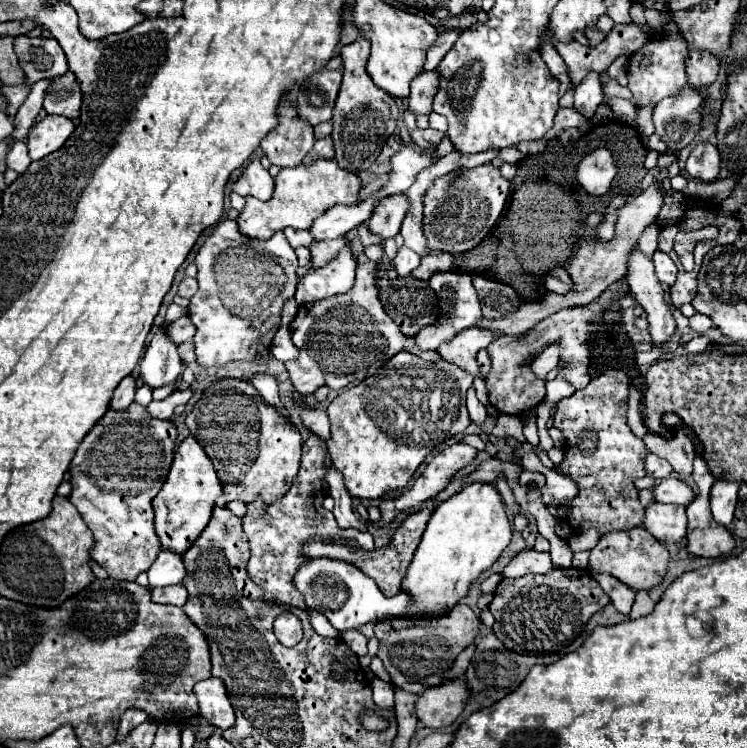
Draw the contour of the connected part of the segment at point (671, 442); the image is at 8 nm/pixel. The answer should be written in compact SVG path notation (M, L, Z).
M683 430L675 432L675 436L671 436L671 438L663 438L659 434L647 432L643 436L643 442L645 442L649 452L665 458L677 474L689 476L693 472L695 448L693 448L691 438Z

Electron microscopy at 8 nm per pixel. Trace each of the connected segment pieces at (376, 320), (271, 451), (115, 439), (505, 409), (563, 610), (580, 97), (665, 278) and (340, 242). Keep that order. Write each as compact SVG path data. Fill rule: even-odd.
M361 252L357 256L357 280L349 292L299 306L299 312L291 322L291 338L301 350L301 356L299 360L285 364L297 392L309 396L323 384L333 390L357 384L367 376L373 376L387 360L405 348L409 338L385 312L379 298L377 274L377 262L371 262Z
M221 378L211 382L211 386L201 392L201 398L195 402L193 410L187 414L185 424L191 430L191 434L201 442L207 456L213 460L215 470L223 482L227 502L231 500L251 502L257 494L261 494L263 502L269 504L289 490L291 480L295 478L299 470L301 444L303 444L301 434L291 424L289 416L283 416L275 406L269 406L263 400L263 396L255 390L253 384L245 380L235 380L235 378Z
M143 406L125 412L107 412L83 438L71 460L73 492L69 500L93 532L91 558L115 580L135 580L161 550L153 528L151 500L161 490L175 448L177 430L169 420L157 420Z
M595 300L589 306L559 310L555 314L551 314L549 318L545 318L543 322L539 322L535 328L531 328L527 334L501 336L501 338L493 340L487 346L489 358L491 358L491 370L489 370L489 376L485 378L491 406L497 412L519 416L519 414L523 414L523 412L527 412L527 410L531 410L543 402L545 380L539 380L533 374L527 360L533 358L535 352L539 352L551 344L555 344L561 352L559 358L561 358L563 366L559 368L559 376L565 378L571 386L575 386L575 390L583 390L583 386L587 386L587 382L591 380L591 376L589 376L589 358L591 358L589 336L599 330L601 314L603 314L603 308Z
M553 568L547 574L503 578L495 590L489 610L495 616L493 632L509 650L515 650L517 654L539 656L543 654L543 650L537 648L537 634L543 634L549 640L541 640L541 644L549 646L551 658L559 658L577 636L579 646L583 644L581 632L585 630L585 624L607 604L609 596L601 590L599 582L589 576L587 570Z
M587 74L587 78L573 88L573 92L575 92L575 108L587 118L593 116L597 106L603 102L599 74Z
M657 250L655 256L653 256L653 264L655 264L655 274L657 274L659 282L663 282L667 286L673 286L675 278L677 278L677 266L675 266L675 262L665 252Z
M347 236L345 238L335 238L335 240L323 240L323 242L313 242L311 244L311 262L313 268L321 268L327 262L331 262L331 258L335 258L335 254L347 246Z

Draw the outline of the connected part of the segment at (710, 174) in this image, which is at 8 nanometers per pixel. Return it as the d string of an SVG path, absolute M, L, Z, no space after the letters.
M697 144L687 158L685 172L699 182L713 182L719 176L719 150L713 144Z

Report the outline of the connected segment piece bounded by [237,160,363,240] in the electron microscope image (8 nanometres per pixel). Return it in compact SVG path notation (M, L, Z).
M321 160L315 162L313 166L299 164L295 168L283 168L275 176L275 192L273 198L267 202L247 198L247 204L243 212L237 218L241 234L249 238L259 238L267 240L275 232L285 230L287 226L295 230L307 230L315 218L319 218L323 212L327 212L335 204L357 204L359 202L359 192L361 192L361 180L357 174L351 174L335 160Z

